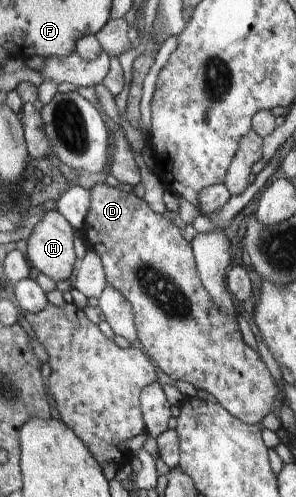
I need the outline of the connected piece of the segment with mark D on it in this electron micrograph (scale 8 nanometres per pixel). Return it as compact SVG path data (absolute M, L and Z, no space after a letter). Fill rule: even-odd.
M99 184L95 185L90 190L90 207L88 207L88 213L86 213L86 219L84 219L84 221L85 227L83 233L85 234L84 239L88 243L88 248L94 250L96 255L100 257L108 285L112 285L114 289L118 289L118 291L126 297L126 301L132 305L132 313L134 313L134 321L137 329L137 338L144 346L144 352L147 356L152 359L168 377L174 379L174 381L186 381L196 389L202 389L203 391L210 393L212 397L216 397L218 403L220 403L230 415L233 415L236 419L240 419L240 421L243 421L245 424L257 425L266 417L266 415L268 415L268 413L276 412L278 414L278 410L272 409L273 403L280 392L278 382L266 368L260 354L248 346L242 339L237 319L228 317L228 315L224 315L224 313L218 311L216 303L212 301L210 293L204 289L204 286L200 281L191 243L184 239L182 236L183 233L171 220L166 219L162 214L154 212L144 198L134 195L133 191L124 191L124 189L121 188L117 189L116 187L108 187L108 185Z

